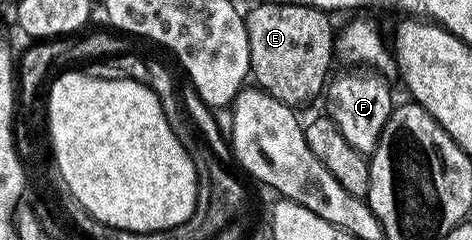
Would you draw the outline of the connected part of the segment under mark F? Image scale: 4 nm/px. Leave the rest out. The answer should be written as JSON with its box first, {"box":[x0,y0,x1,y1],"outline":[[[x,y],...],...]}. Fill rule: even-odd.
{"box":[326,68,394,156],"outline":[[[352,68],[349,71],[349,74],[344,74],[341,78],[333,77],[327,83],[328,110],[326,114],[334,120],[334,124],[338,124],[338,132],[346,136],[350,148],[354,148],[359,154],[371,156],[382,136],[382,128],[394,109],[392,90],[380,79],[383,77],[379,73],[369,72],[364,68]]]}

